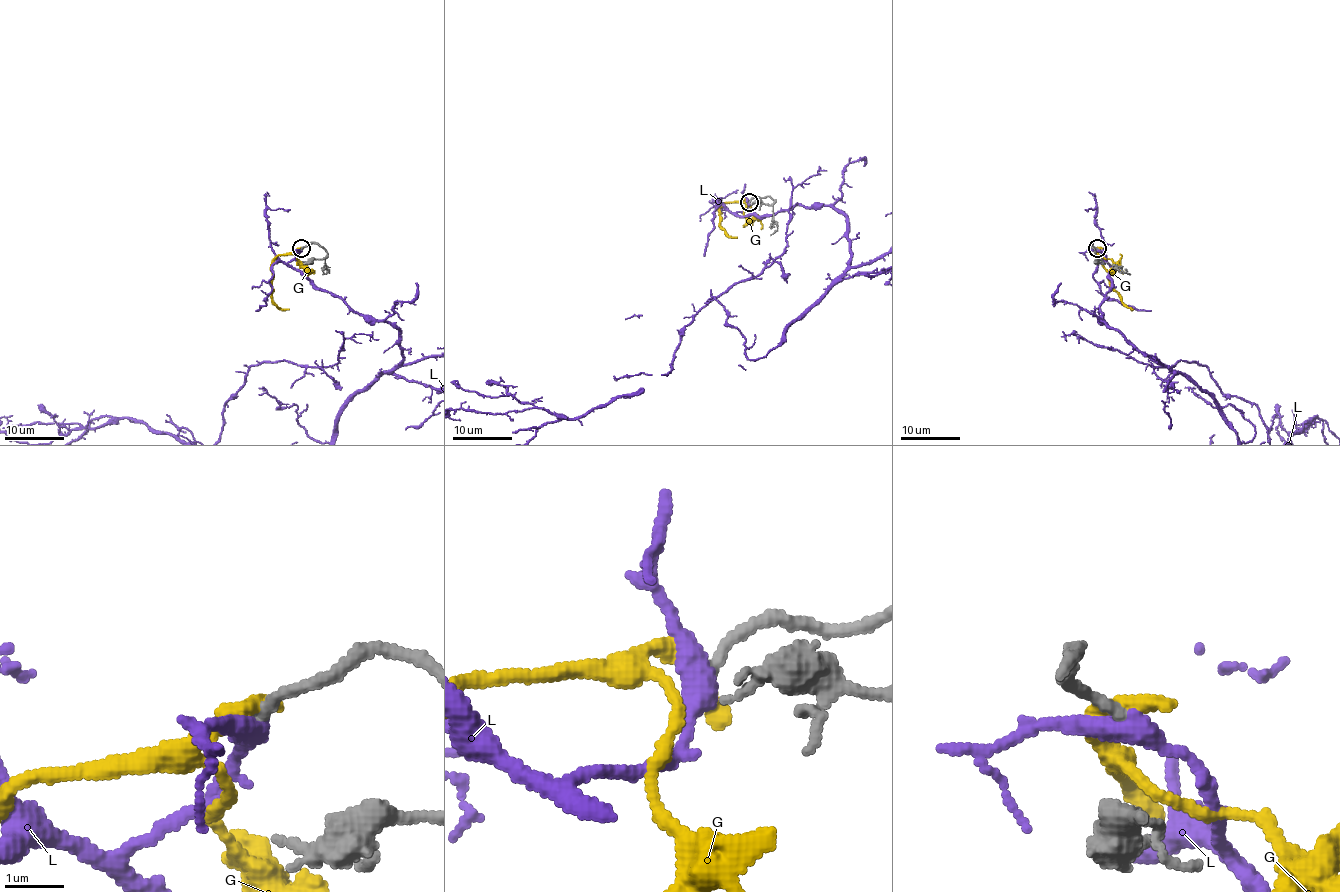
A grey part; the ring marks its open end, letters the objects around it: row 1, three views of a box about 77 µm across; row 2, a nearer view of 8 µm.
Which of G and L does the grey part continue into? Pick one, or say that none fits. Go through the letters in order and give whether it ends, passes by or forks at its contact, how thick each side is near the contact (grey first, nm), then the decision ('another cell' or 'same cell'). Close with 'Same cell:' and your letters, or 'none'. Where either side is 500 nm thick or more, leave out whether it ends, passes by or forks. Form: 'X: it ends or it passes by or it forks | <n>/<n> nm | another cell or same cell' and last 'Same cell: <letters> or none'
G: it ends | 200/400 nm | another cell
L: it passes by | 200/400 nm | another cell
Same cell: none

